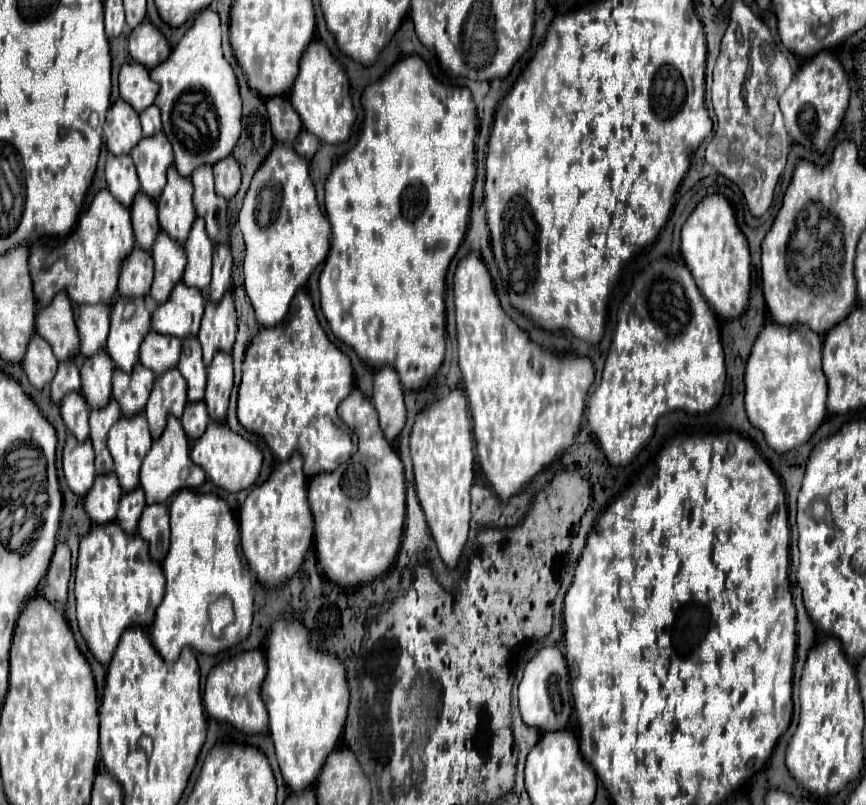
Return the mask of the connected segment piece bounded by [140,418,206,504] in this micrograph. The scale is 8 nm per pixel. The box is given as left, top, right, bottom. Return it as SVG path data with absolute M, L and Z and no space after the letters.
M168 418L166 430L158 440L152 442L150 452L146 454L140 470L140 488L146 494L148 504L168 504L174 494L182 488L198 488L204 482L204 470L190 462L190 440L186 438L180 422L176 418Z

